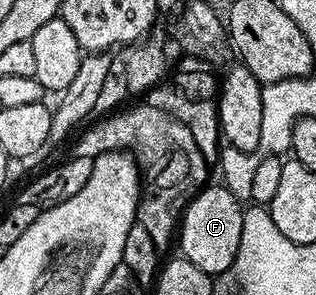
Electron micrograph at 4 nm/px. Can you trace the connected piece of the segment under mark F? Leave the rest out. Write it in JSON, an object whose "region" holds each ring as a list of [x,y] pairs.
{"region":[[[224,184],[206,185],[197,197],[189,201],[179,227],[180,253],[195,268],[203,268],[211,276],[232,271],[233,261],[239,252],[241,239],[245,236],[245,210],[234,191]]]}

